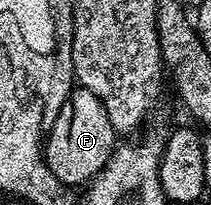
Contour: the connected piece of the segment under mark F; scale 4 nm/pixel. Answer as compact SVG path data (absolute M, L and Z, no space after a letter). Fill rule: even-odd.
M75 88L50 120L51 131L45 134L45 164L65 185L86 187L103 171L117 145L117 135L113 124L109 124L105 104L101 104L93 92Z

